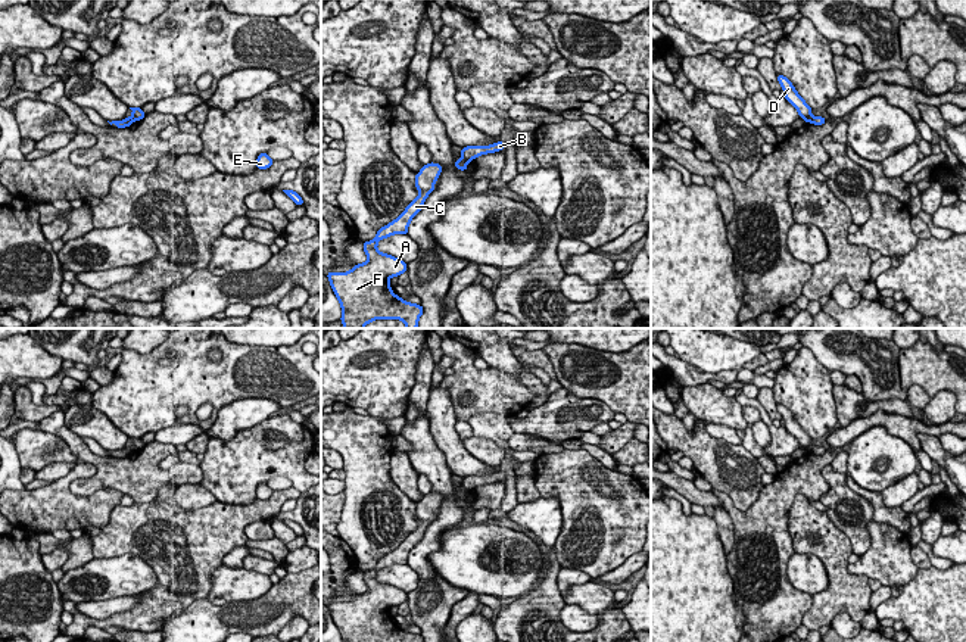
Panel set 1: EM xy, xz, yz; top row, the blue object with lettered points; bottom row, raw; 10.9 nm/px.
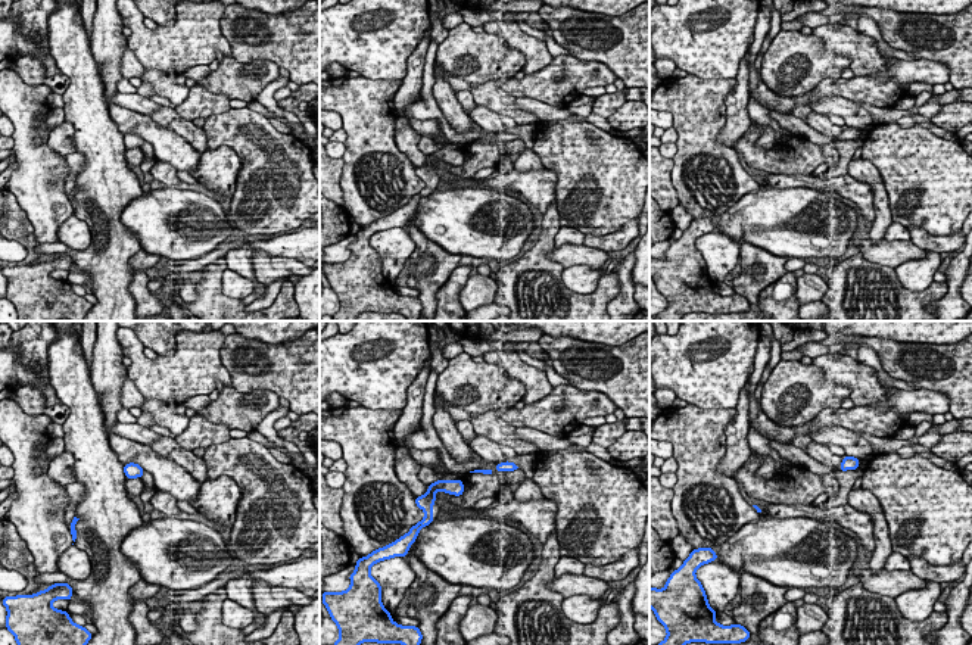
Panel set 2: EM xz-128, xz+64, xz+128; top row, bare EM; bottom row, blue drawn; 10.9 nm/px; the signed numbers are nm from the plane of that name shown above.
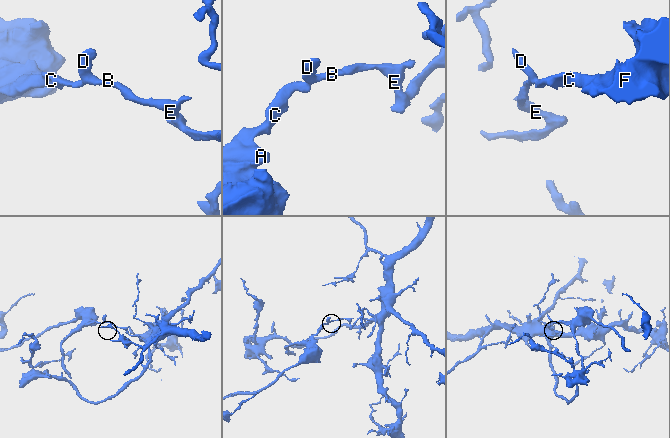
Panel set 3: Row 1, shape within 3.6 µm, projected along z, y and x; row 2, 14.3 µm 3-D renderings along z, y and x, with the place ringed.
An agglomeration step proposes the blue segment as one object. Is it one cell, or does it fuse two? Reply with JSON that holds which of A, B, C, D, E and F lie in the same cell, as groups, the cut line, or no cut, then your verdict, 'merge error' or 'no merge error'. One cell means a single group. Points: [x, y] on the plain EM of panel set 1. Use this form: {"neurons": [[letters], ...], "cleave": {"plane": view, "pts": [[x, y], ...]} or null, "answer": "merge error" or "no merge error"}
{"neurons": [["A", "C", "F"], ["B", "D", "E"]], "cleave": {"plane": "xy", "pts": [[133, 445], [136, 449]]}, "answer": "merge error"}

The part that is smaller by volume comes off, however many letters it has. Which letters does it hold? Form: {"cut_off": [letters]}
{"cut_off": ["A", "C", "F"]}

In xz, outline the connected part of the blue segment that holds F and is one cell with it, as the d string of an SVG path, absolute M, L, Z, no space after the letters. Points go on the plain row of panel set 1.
M433 492L421 498L415 505L418 527L395 551L381 557L374 570L364 571L367 592L355 595L348 602L327 602L342 642L424 642L421 635L405 632L392 621L389 608L403 604L408 596L403 590L378 582L377 573L393 564L408 564L411 549L434 520L442 499L442 495Z

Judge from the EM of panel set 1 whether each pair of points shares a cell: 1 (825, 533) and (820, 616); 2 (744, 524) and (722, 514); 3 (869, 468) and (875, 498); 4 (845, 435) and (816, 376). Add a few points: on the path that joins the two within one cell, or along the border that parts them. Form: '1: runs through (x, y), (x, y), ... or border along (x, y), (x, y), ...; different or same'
1: runs through (834, 554), (835, 595); same
2: border along (723, 507), (734, 527), (734, 545), (729, 552); different
3: border along (847, 473), (860, 486), (881, 492); different
4: border along (834, 429), (828, 433); different

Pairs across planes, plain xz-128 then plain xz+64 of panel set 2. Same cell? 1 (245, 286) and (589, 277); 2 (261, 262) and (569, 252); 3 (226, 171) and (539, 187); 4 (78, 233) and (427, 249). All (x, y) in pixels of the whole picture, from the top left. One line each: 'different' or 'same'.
1: same
2: same
3: same
4: different

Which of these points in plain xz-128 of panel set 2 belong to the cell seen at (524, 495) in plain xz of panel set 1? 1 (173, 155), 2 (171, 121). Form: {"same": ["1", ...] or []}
{"same": ["2"]}

